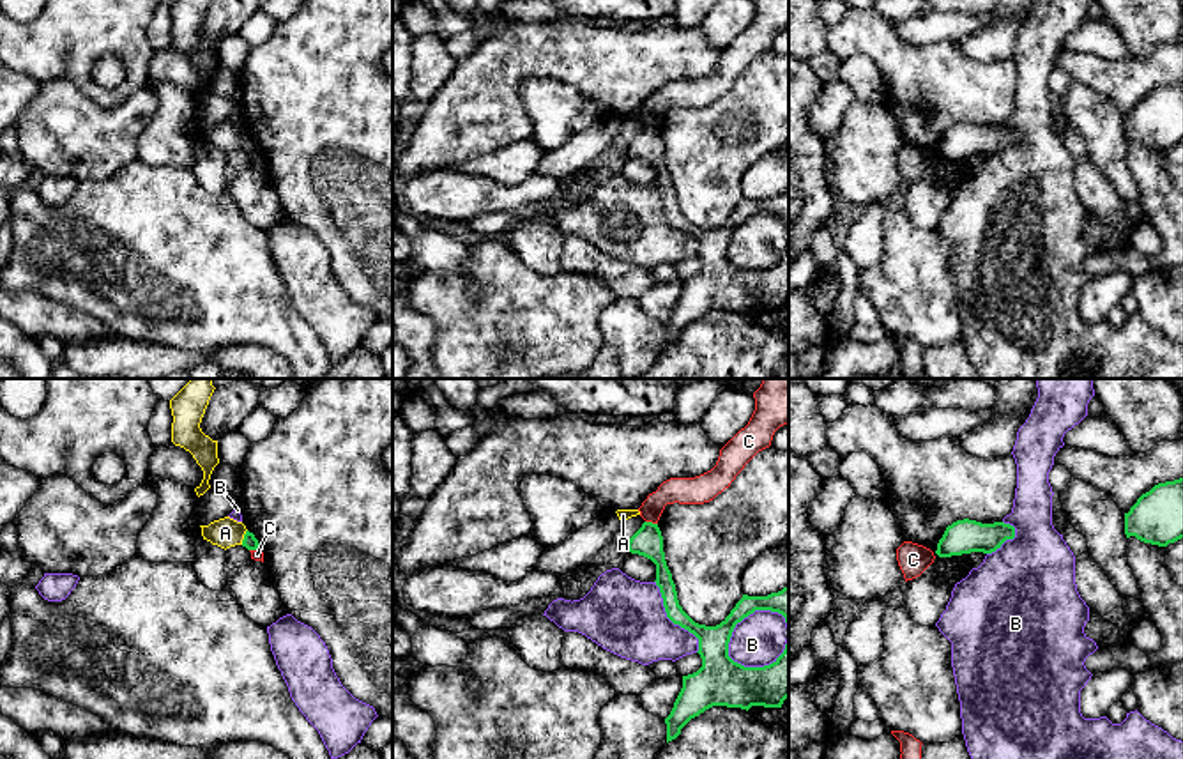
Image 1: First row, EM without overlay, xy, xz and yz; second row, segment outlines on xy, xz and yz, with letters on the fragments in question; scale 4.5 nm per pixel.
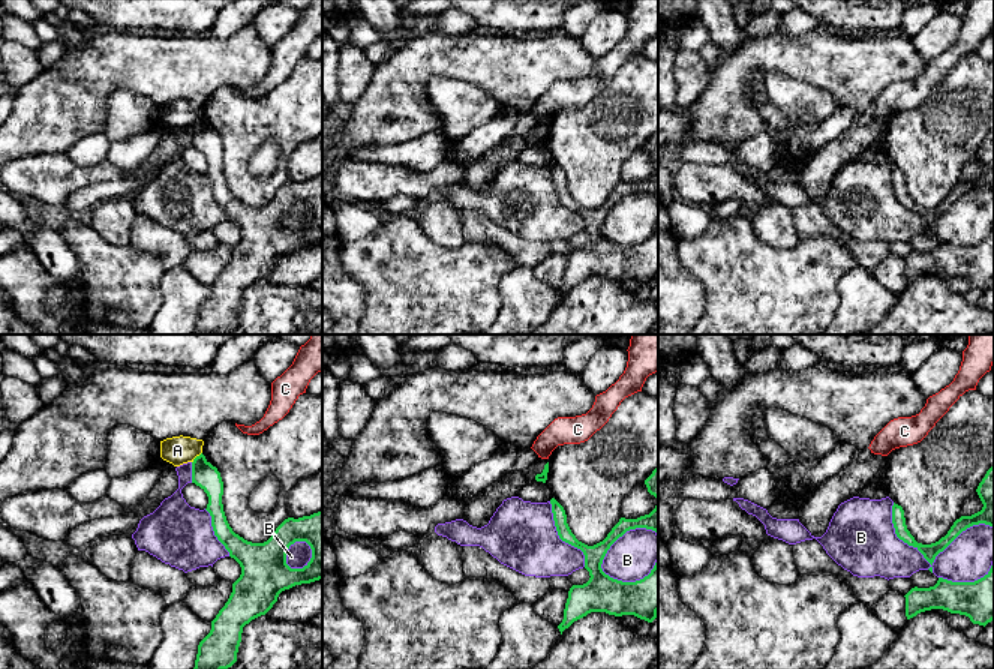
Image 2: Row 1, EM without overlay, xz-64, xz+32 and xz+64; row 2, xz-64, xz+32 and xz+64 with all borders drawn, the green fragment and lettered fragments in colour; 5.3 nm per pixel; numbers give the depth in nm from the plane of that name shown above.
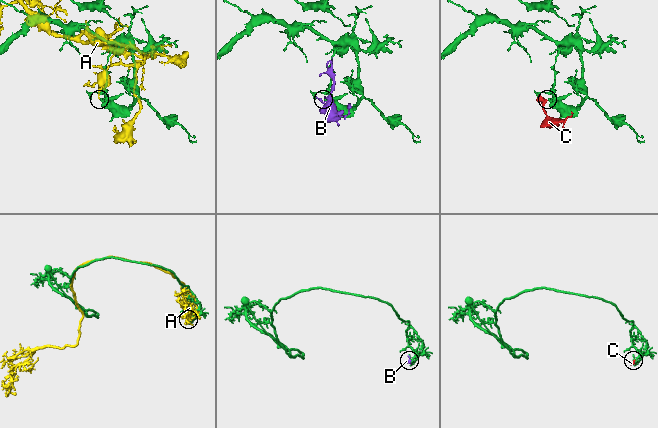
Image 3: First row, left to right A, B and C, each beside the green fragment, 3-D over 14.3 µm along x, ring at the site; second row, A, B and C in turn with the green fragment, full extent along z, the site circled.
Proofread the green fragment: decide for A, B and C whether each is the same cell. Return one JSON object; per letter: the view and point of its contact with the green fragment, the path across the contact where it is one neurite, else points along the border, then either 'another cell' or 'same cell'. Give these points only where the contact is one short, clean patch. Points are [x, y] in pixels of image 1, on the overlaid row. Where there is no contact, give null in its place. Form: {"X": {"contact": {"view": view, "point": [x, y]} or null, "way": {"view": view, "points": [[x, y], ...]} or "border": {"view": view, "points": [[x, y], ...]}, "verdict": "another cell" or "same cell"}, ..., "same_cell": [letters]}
{"A": {"contact": {"view": "xy", "point": [244, 536]}, "verdict": "another cell"}, "B": {"contact": {"view": "xz", "point": [745, 616]}, "verdict": "another cell"}, "C": {"contact": {"view": "xz", "point": [651, 522]}, "border": {"view": "xz", "points": [[646, 521], [656, 524]]}, "verdict": "another cell"}, "same_cell": []}

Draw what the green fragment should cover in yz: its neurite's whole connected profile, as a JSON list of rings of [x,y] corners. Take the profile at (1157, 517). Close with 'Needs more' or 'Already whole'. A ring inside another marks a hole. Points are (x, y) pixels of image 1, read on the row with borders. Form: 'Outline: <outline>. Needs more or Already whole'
Outline: [[[1183,478],[1155,485],[1125,513],[1125,534],[1158,547],[1183,538]]]. Already whole

